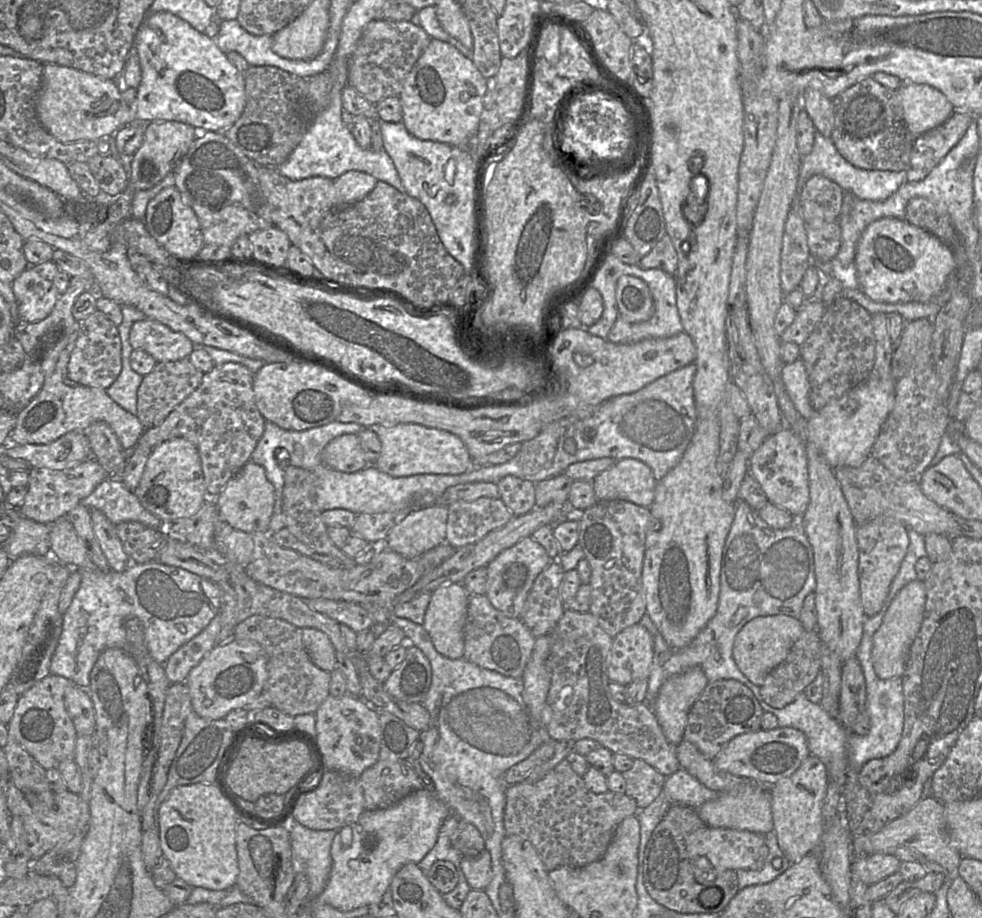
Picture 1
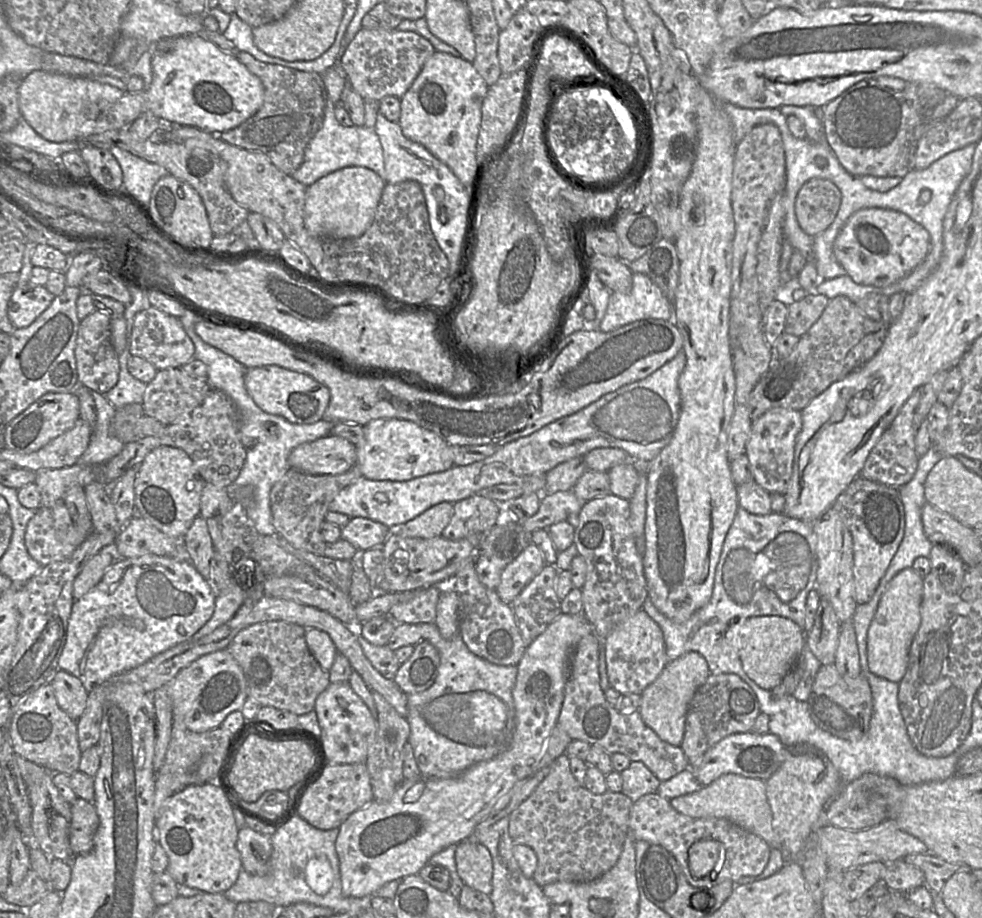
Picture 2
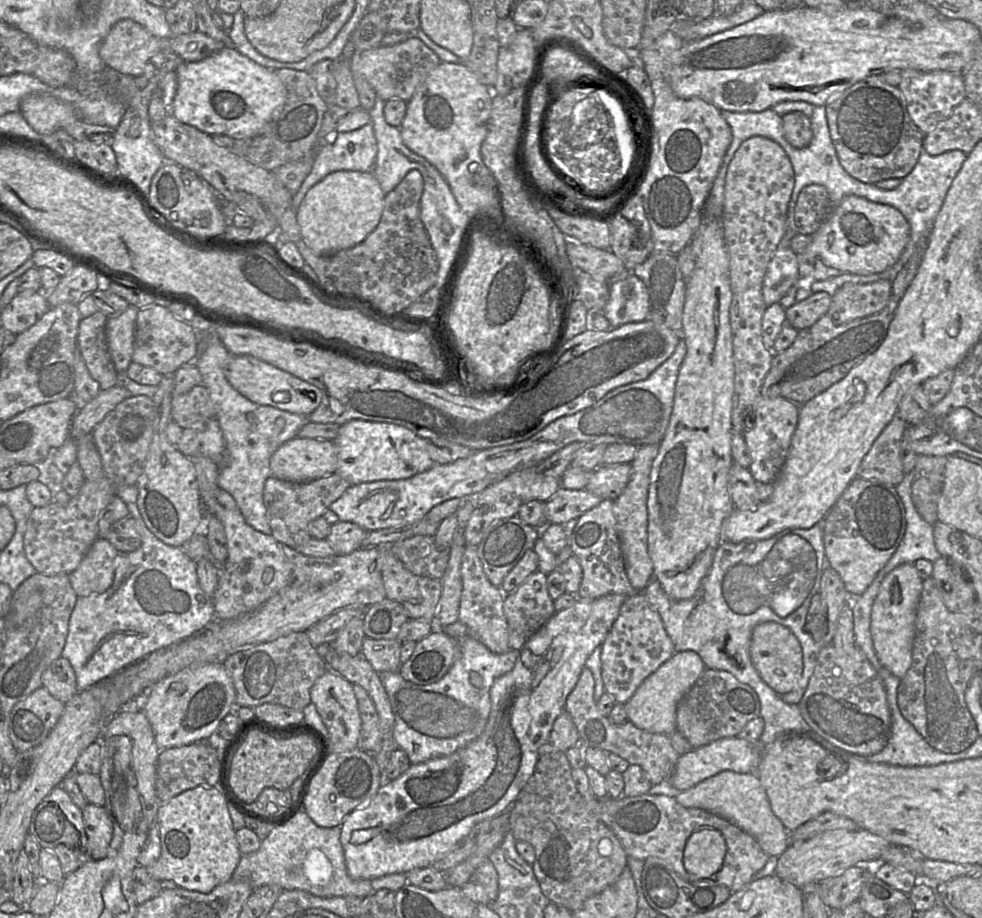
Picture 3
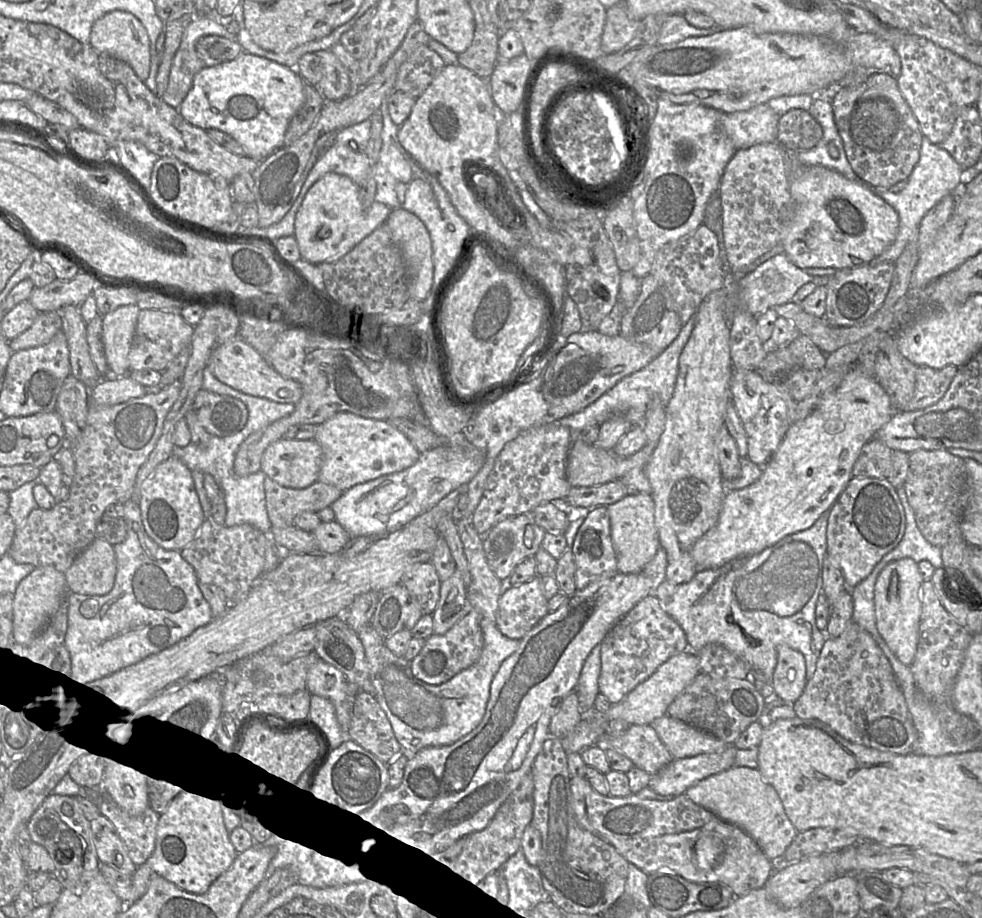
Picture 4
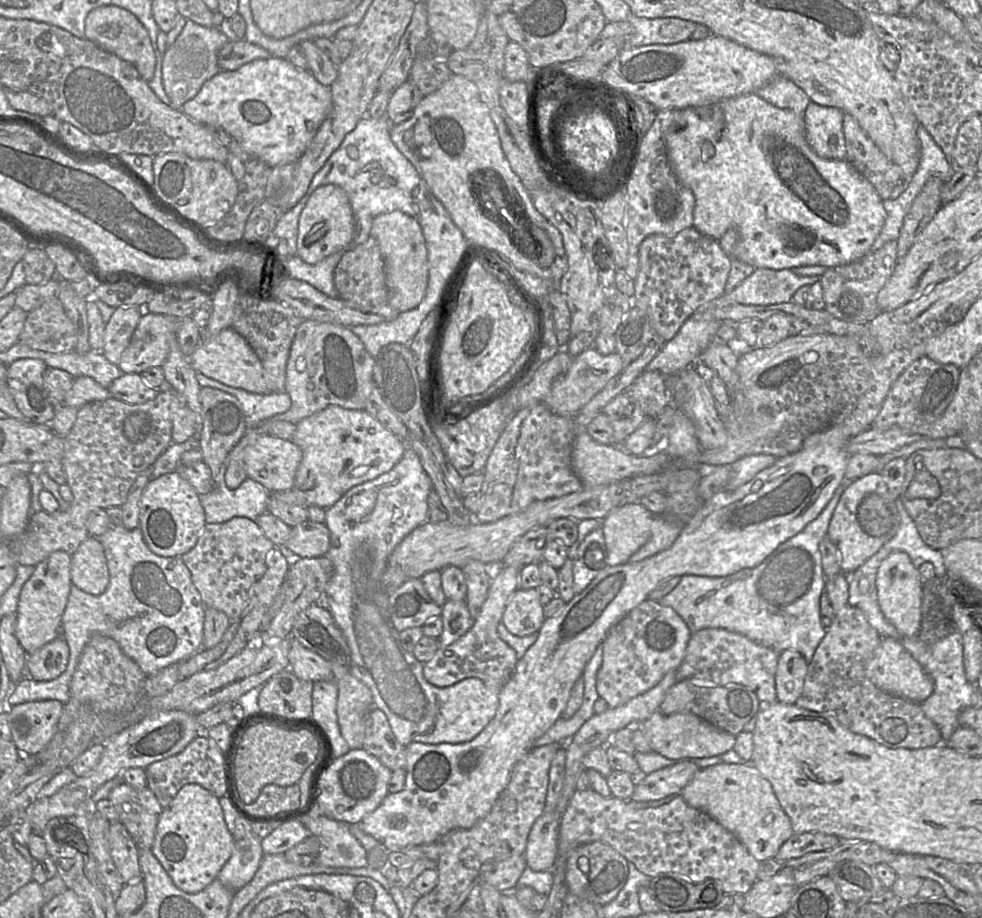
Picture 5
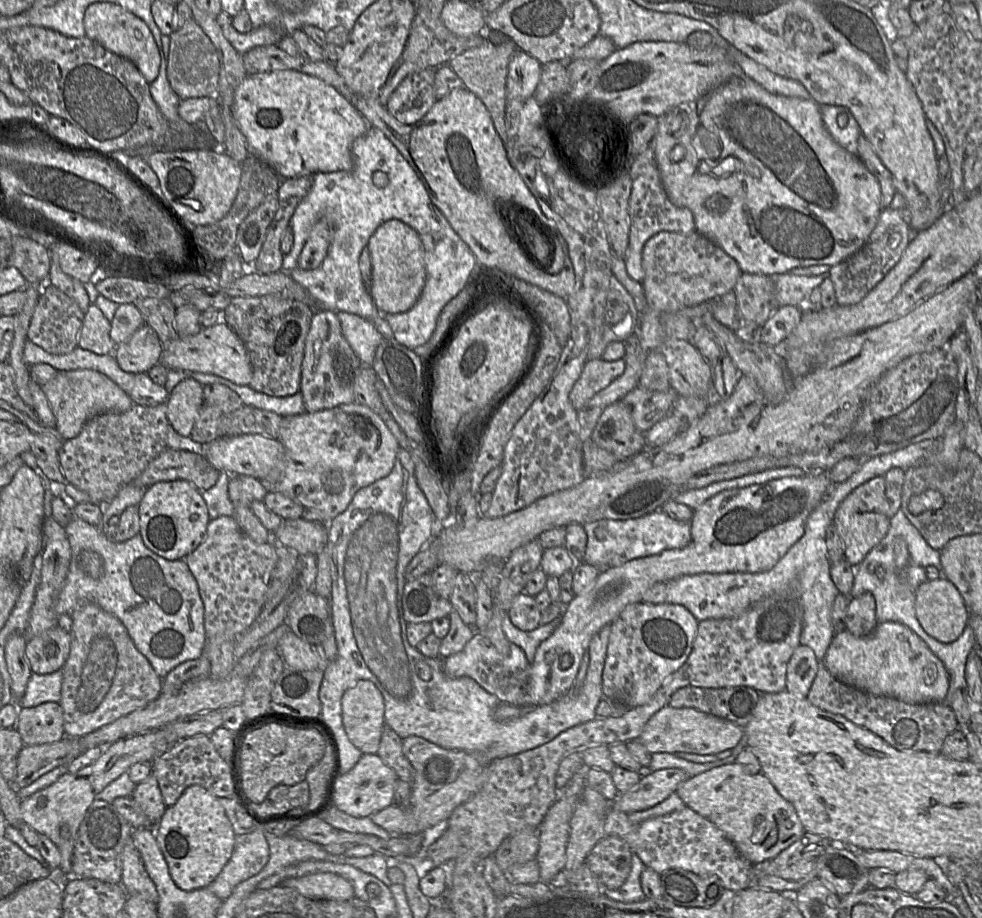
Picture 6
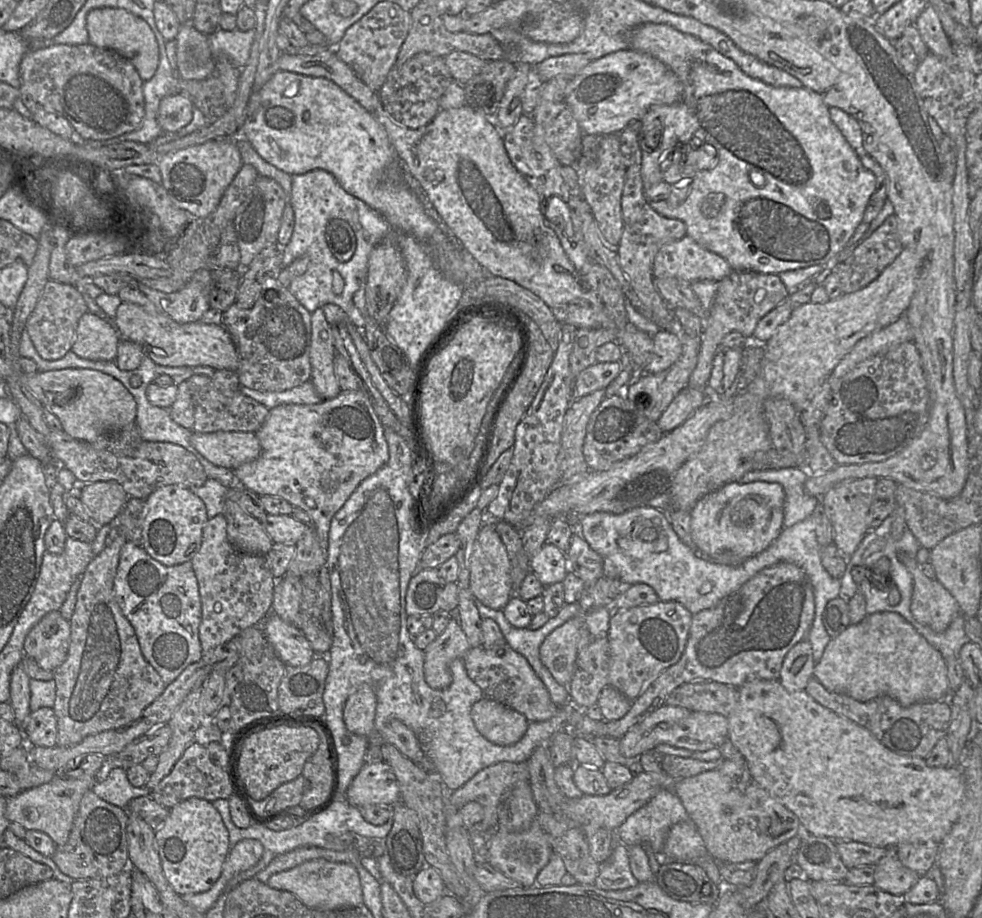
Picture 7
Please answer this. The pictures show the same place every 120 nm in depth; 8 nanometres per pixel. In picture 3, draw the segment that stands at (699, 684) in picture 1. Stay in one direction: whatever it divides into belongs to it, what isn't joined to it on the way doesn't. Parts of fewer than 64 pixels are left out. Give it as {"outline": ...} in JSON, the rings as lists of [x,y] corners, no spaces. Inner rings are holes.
{"outline":[[[694,651],[675,652],[643,681],[625,703],[628,720],[642,730],[669,737],[677,731],[676,710],[679,702],[705,669],[702,659]]]}

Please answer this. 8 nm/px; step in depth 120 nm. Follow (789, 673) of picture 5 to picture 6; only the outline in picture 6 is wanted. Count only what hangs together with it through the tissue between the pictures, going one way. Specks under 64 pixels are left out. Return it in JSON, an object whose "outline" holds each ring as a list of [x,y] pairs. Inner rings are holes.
{"outline":[[[798,645],[787,664],[785,691],[806,697],[817,673],[818,664],[818,659],[808,646]]]}

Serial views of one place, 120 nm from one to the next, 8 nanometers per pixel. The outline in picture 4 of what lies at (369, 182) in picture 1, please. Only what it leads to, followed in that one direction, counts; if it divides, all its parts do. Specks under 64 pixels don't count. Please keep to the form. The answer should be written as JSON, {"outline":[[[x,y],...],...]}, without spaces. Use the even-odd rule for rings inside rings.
{"outline":[[[334,172],[325,174],[311,187],[295,220],[294,236],[302,259],[313,264],[335,262],[385,223],[392,209],[374,201],[369,209],[364,210],[359,192],[359,185],[352,179]]]}

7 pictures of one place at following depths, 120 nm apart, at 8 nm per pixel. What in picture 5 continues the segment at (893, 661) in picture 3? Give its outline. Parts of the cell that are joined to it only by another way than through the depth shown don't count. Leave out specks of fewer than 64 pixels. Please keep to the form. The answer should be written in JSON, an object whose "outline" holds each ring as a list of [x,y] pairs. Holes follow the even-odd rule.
{"outline":[[[894,551],[880,564],[876,579],[879,606],[887,621],[903,636],[918,635],[920,630],[923,584],[919,569],[904,552]]]}

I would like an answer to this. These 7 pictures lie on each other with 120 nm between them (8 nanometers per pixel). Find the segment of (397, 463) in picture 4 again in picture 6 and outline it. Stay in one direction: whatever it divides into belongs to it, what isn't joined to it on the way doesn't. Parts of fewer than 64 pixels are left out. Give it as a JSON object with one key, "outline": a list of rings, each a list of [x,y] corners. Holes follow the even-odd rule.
{"outline":[[[356,402],[283,417],[278,440],[286,452],[286,466],[282,478],[276,483],[261,483],[268,492],[279,492],[304,509],[319,512],[324,523],[329,523],[342,513],[358,490],[386,477],[394,467],[399,448],[398,442],[381,417],[369,407]]]}

